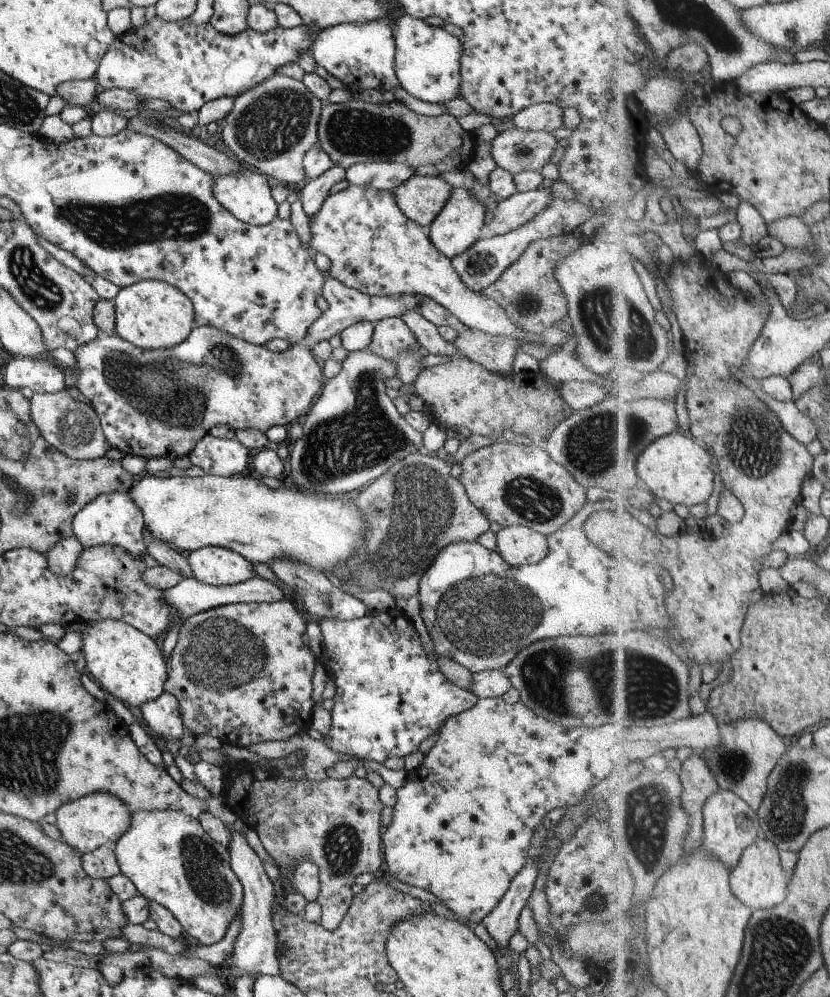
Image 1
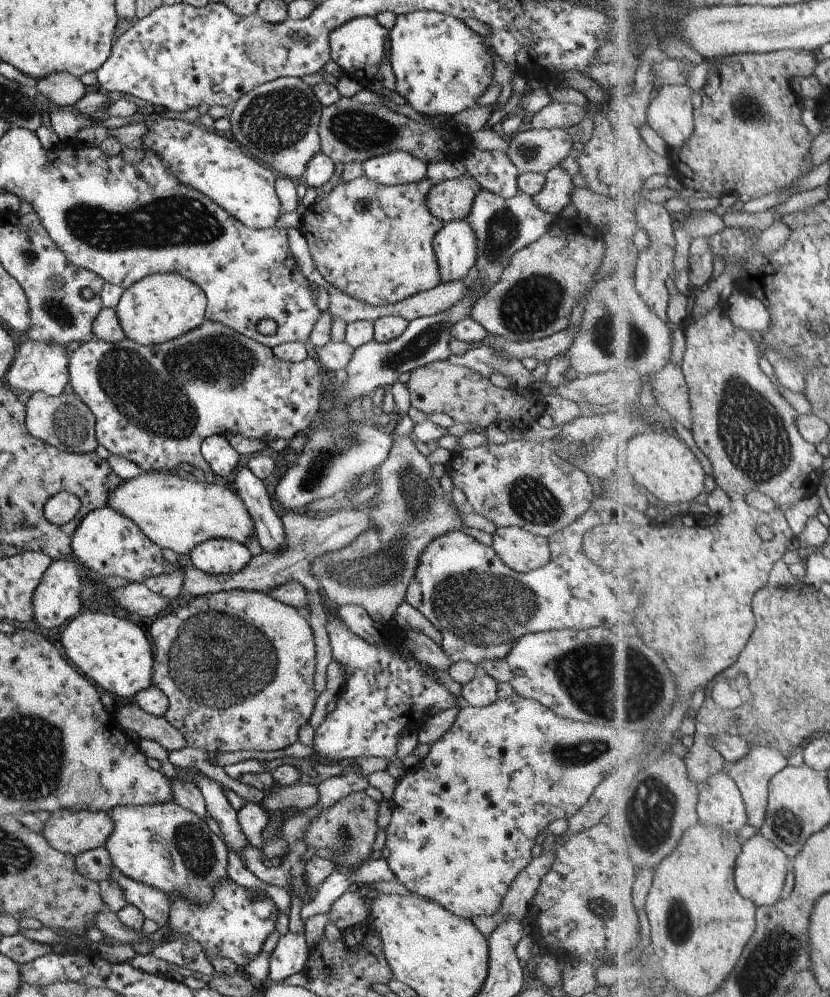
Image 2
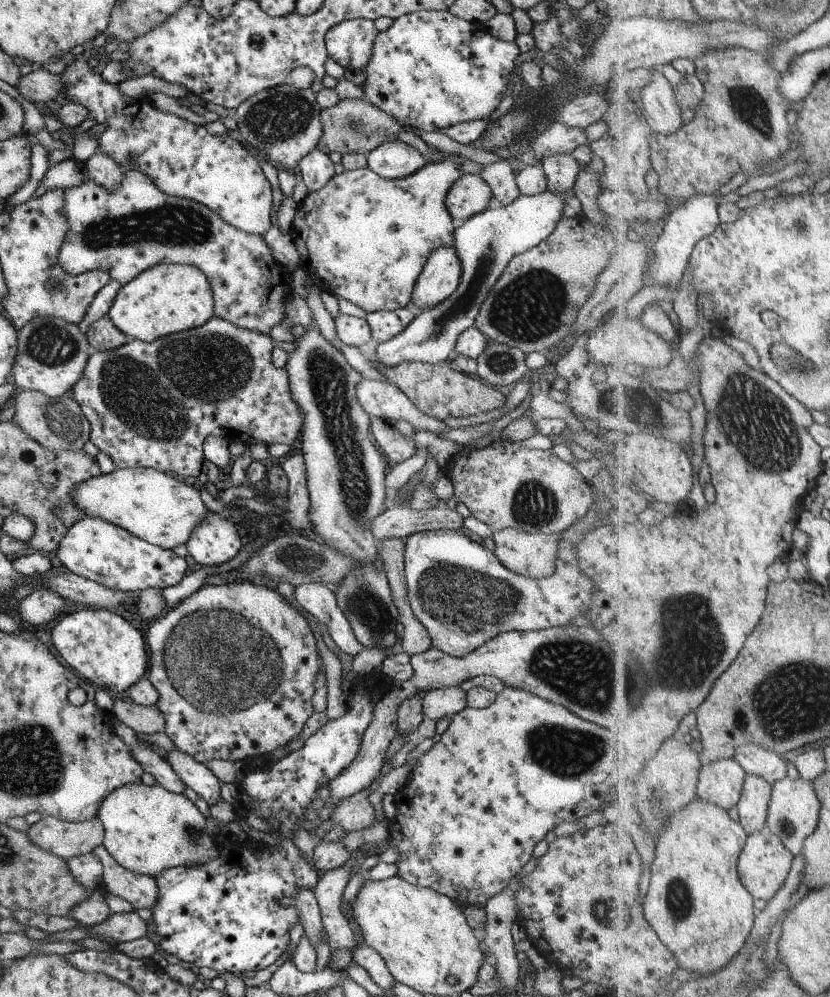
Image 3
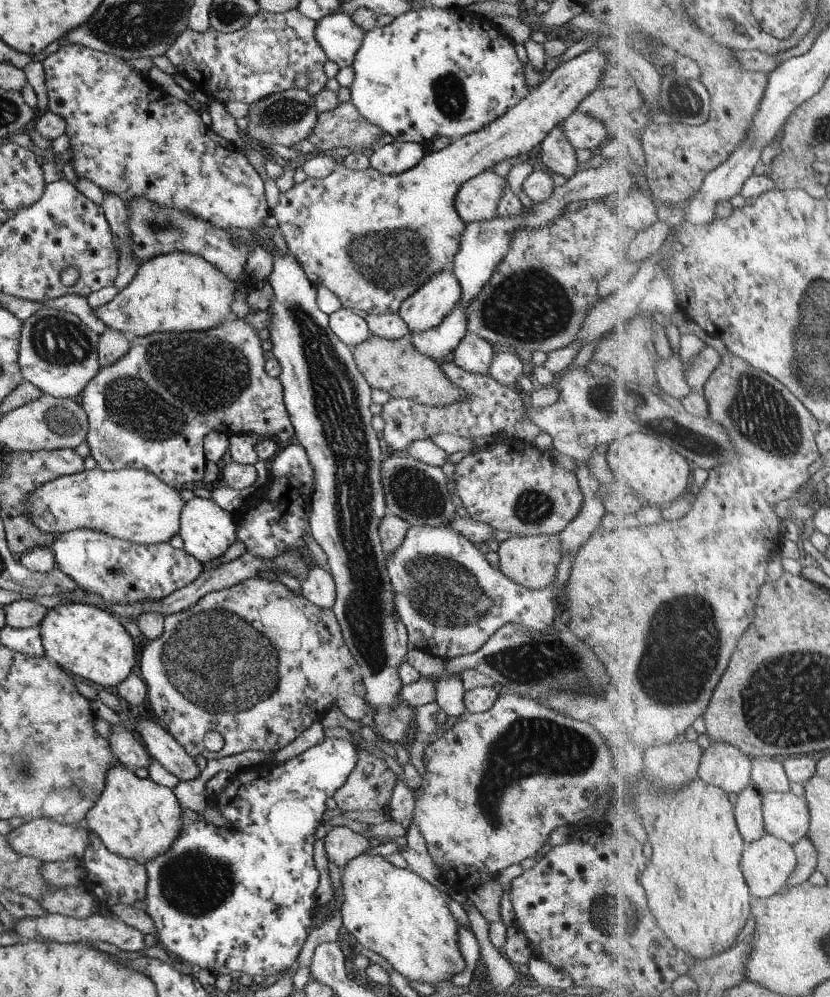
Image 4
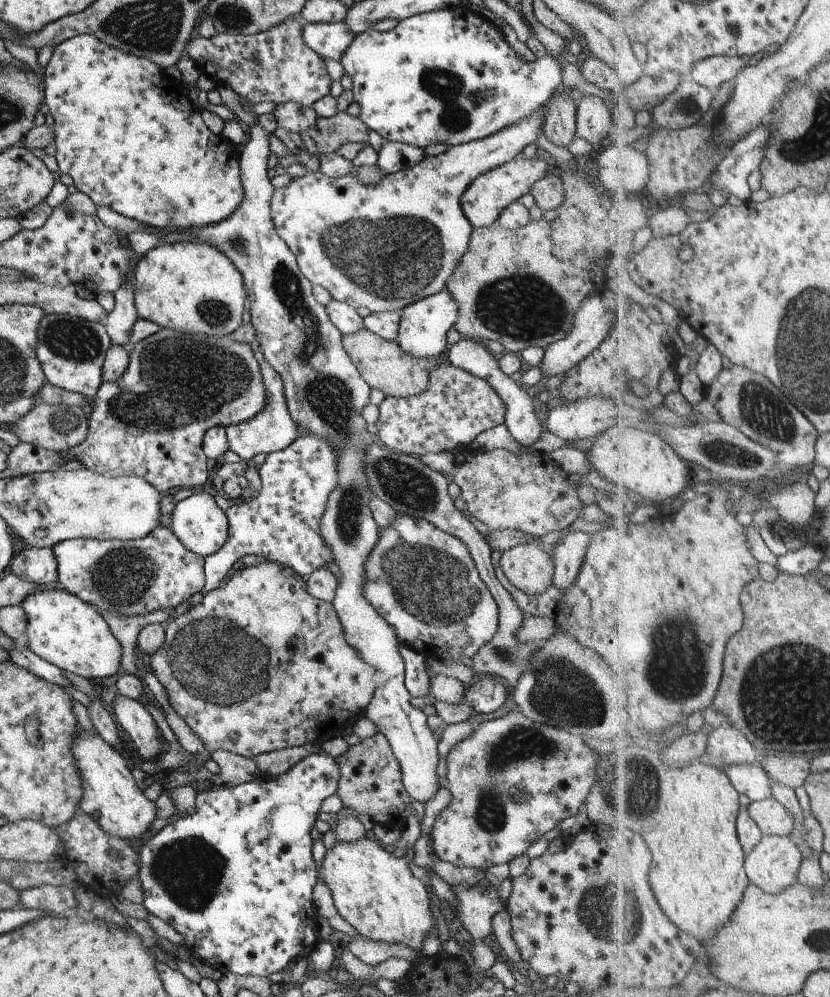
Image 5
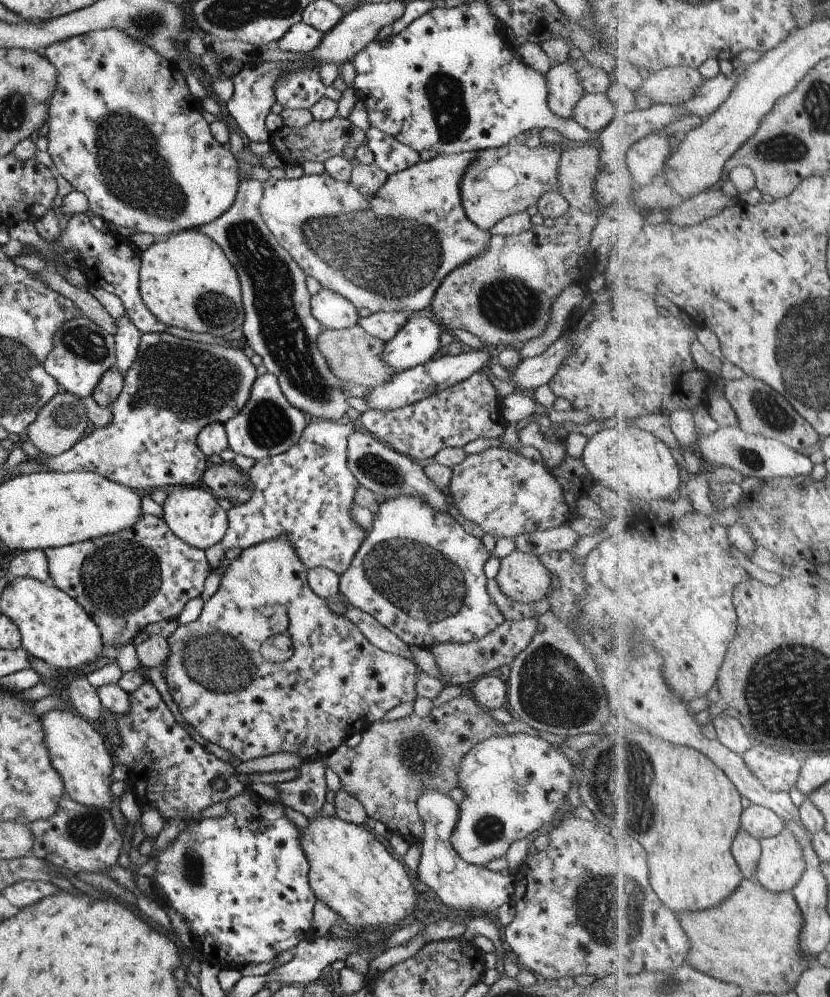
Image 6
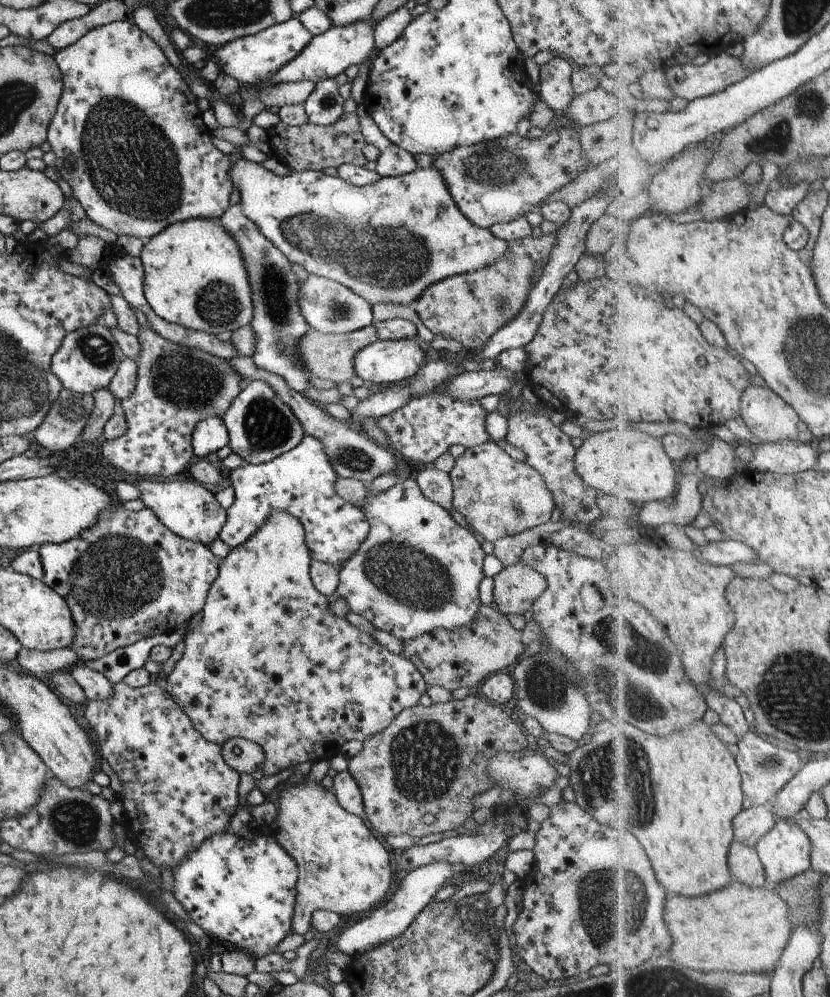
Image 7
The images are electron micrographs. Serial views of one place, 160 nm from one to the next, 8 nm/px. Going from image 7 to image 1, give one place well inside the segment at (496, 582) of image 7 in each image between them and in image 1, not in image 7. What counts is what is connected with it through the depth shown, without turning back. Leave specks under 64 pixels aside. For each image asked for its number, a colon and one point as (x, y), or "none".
1: (518, 545)
2: (521, 551)
3: (532, 555)
4: (530, 561)
5: (528, 567)
6: (521, 577)

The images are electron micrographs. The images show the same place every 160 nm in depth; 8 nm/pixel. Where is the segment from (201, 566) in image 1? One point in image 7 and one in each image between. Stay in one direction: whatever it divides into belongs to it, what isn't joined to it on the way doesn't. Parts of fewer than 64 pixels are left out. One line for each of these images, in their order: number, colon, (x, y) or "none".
2: (215, 556)
3: (215, 540)
4: (206, 531)
5: (200, 526)
6: (194, 516)
7: (184, 507)

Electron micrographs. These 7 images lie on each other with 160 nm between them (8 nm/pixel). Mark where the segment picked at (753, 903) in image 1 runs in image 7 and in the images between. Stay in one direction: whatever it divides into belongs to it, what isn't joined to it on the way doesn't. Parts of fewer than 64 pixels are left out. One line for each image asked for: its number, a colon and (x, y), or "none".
2: (761, 870)
3: (765, 862)
4: (768, 863)
5: (774, 866)
6: (782, 865)
7: (786, 851)

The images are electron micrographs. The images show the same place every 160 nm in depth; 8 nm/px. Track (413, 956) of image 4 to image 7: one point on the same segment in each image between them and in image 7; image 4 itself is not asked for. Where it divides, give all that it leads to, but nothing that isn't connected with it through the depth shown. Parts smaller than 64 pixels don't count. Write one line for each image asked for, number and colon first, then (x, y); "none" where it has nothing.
5: (375, 893)
6: (350, 871)
7: (342, 866)

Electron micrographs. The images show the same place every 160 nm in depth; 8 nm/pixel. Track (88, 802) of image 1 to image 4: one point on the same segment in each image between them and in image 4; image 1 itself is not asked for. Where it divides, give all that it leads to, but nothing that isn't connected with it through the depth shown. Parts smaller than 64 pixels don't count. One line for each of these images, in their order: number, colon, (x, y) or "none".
2: (68, 832)
3: (64, 839)
4: (43, 839)

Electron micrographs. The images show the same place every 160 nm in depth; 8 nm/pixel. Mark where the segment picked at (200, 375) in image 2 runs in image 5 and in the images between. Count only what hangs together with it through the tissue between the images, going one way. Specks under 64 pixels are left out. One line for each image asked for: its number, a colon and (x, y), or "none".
3: (148, 406)
4: (143, 412)
5: (150, 423)

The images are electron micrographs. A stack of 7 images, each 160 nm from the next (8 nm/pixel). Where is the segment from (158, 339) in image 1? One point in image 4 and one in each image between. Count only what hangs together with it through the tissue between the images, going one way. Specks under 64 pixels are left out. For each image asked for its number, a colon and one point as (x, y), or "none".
2: (158, 307)
3: (167, 298)
4: (170, 293)

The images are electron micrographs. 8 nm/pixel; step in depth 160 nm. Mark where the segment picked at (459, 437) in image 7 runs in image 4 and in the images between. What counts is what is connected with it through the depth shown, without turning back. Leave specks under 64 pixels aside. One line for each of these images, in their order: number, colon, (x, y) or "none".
4: (488, 408)
5: (456, 407)
6: (453, 417)

